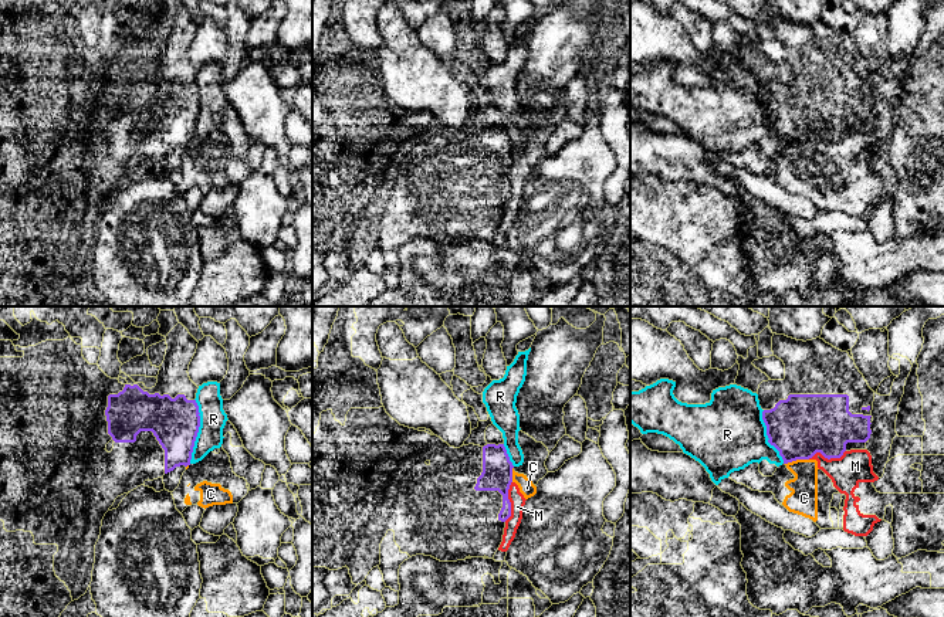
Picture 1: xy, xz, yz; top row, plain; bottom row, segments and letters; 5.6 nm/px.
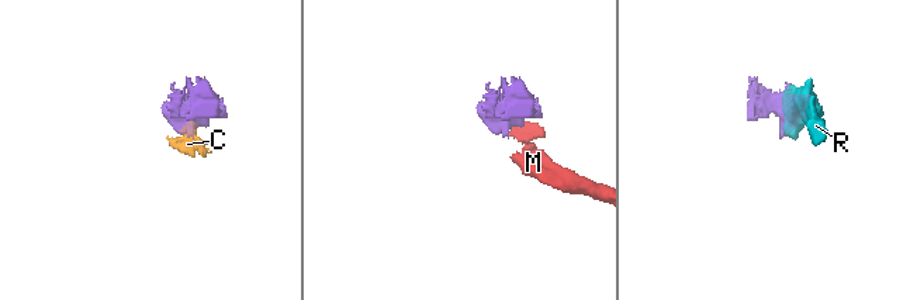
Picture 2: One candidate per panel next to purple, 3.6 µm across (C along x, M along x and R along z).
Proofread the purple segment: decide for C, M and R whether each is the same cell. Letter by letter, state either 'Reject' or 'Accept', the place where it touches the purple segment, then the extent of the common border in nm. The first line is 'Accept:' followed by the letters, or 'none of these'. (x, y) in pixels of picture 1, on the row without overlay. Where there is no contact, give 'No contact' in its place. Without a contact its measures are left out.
Accept: none of these
C: Reject. Touches purple at yz (797, 141). Shared border 140 nm
M: Reject. Touches purple at xz (508, 183). Shared border 240 nm
R: Reject. Touches purple at xy (198, 114). Shared border 360 nm

